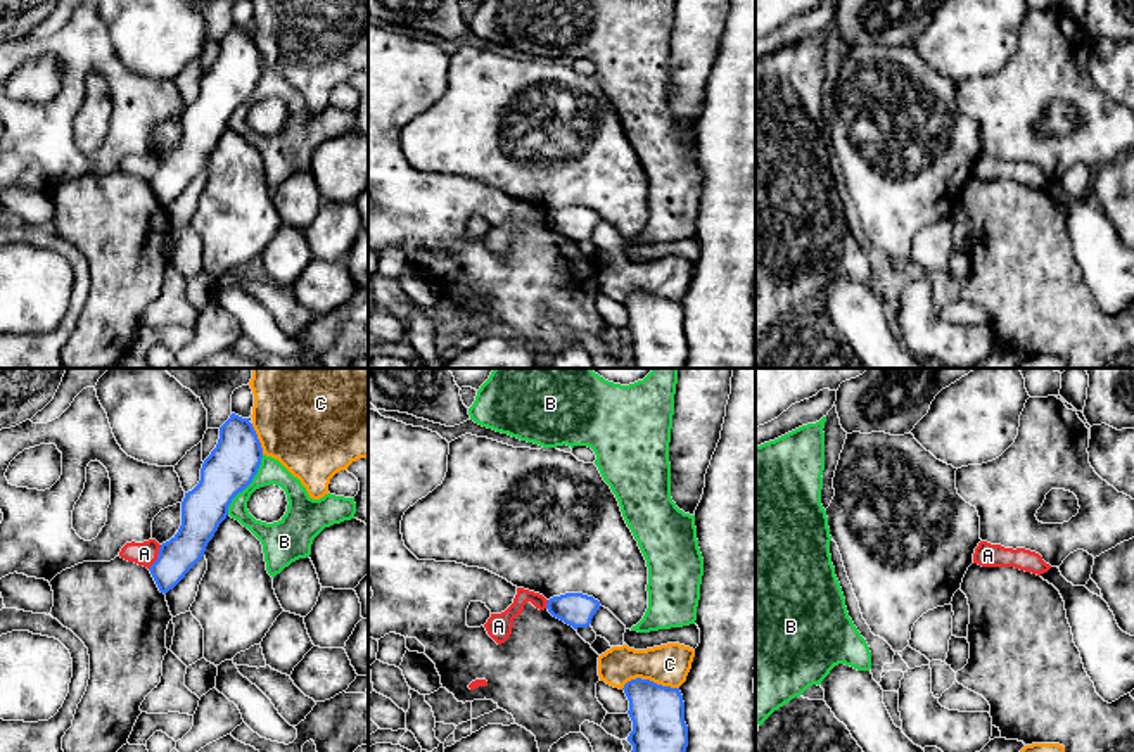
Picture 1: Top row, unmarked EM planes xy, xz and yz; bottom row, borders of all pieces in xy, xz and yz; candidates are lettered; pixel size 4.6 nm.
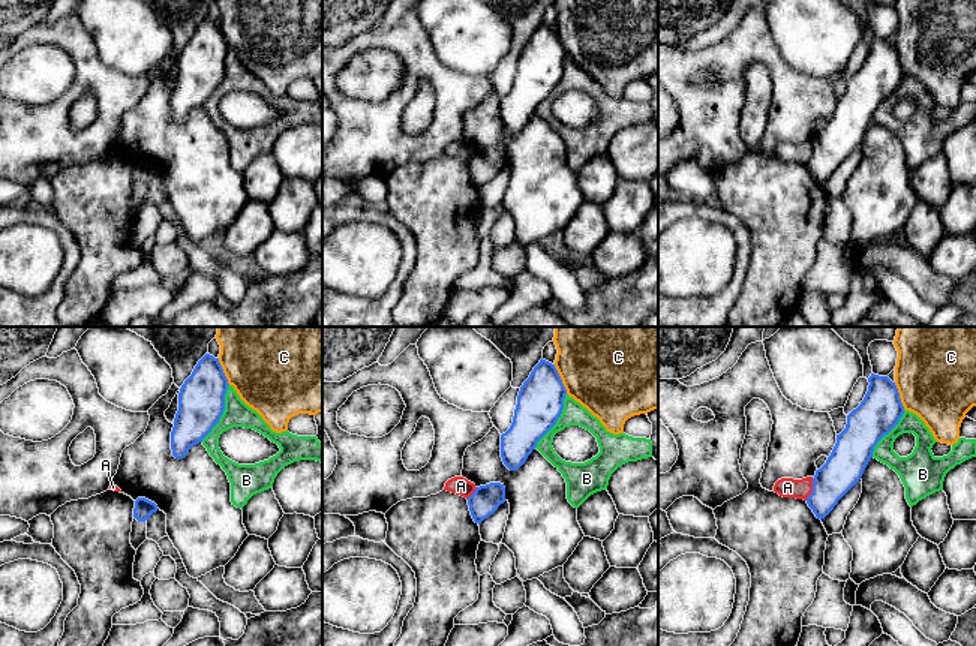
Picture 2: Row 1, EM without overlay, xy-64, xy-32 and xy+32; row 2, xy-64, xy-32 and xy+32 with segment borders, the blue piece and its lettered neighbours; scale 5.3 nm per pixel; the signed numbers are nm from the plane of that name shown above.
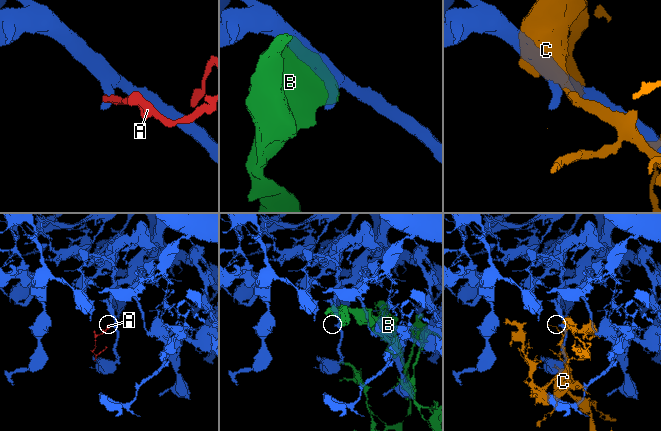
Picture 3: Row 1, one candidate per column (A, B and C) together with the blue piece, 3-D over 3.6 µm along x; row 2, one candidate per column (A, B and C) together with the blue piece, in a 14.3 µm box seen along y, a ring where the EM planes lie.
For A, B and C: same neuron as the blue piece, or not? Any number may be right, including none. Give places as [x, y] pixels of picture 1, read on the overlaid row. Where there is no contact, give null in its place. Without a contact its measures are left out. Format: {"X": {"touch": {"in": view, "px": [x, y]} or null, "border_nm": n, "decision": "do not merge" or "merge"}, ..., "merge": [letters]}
{"A": {"touch": {"in": "xy", "px": [158, 557]}, "border_nm": 130, "decision": "do not merge"}, "B": {"touch": {"in": "xy", "px": [248, 484]}, "border_nm": 320, "decision": "do not merge"}, "C": {"touch": {"in": "xz", "px": [649, 680]}, "border_nm": 280, "decision": "do not merge"}, "merge": []}

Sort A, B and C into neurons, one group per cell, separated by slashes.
A C / B

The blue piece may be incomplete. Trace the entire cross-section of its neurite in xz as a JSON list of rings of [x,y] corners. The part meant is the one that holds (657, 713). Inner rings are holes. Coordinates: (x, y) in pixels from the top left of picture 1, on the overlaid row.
[[[631,679],[624,685],[629,700],[633,731],[631,752],[686,752],[688,726],[679,688],[662,686],[650,679]]]

